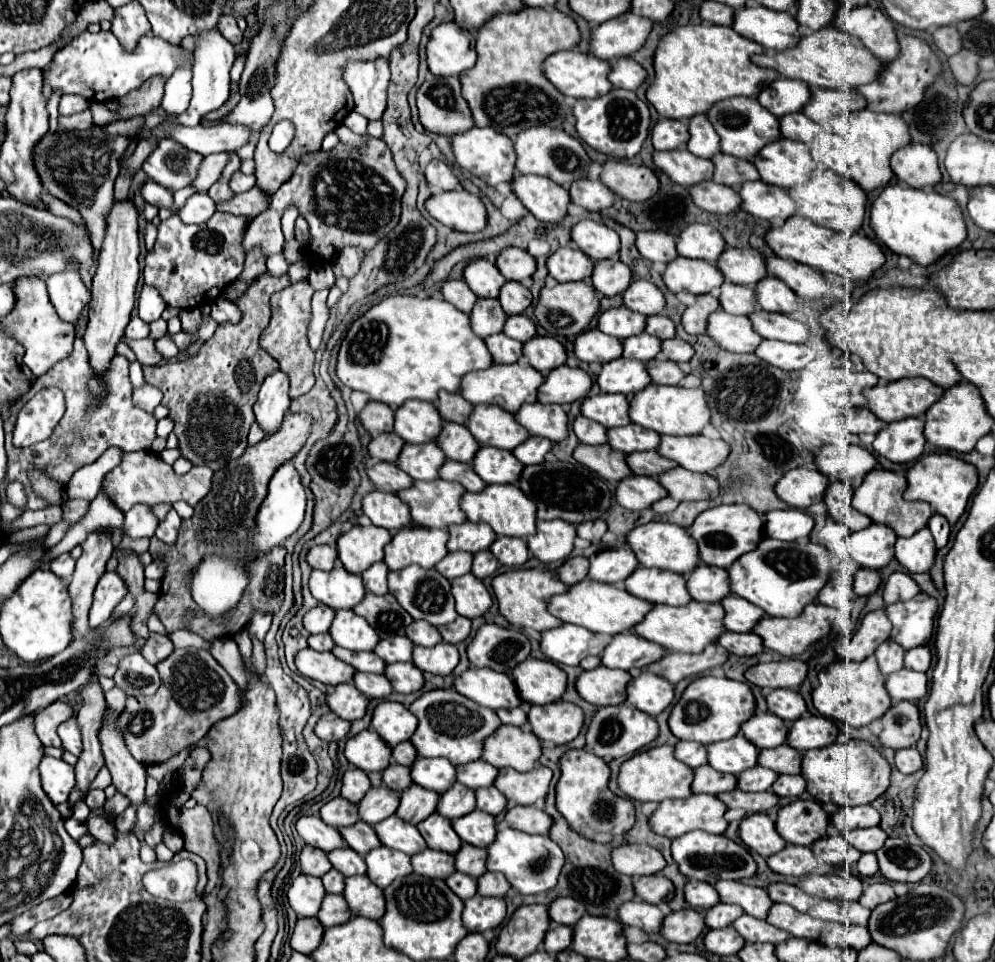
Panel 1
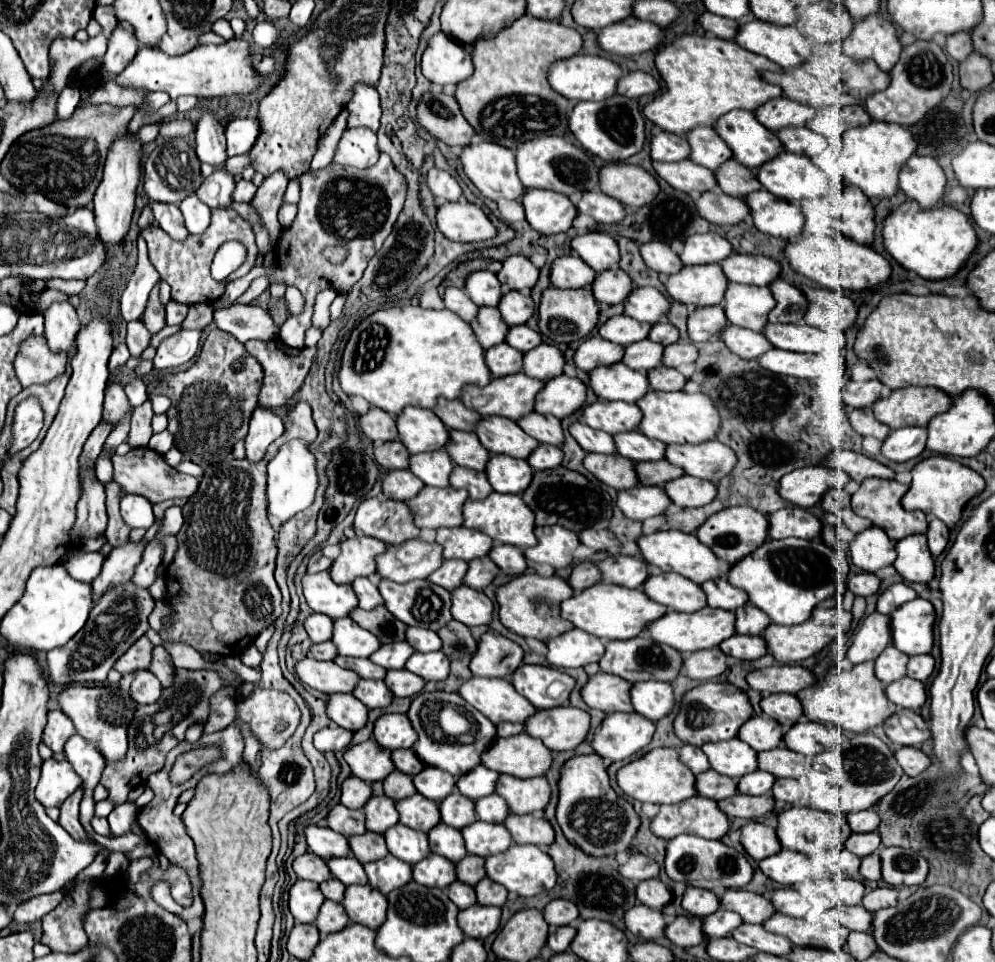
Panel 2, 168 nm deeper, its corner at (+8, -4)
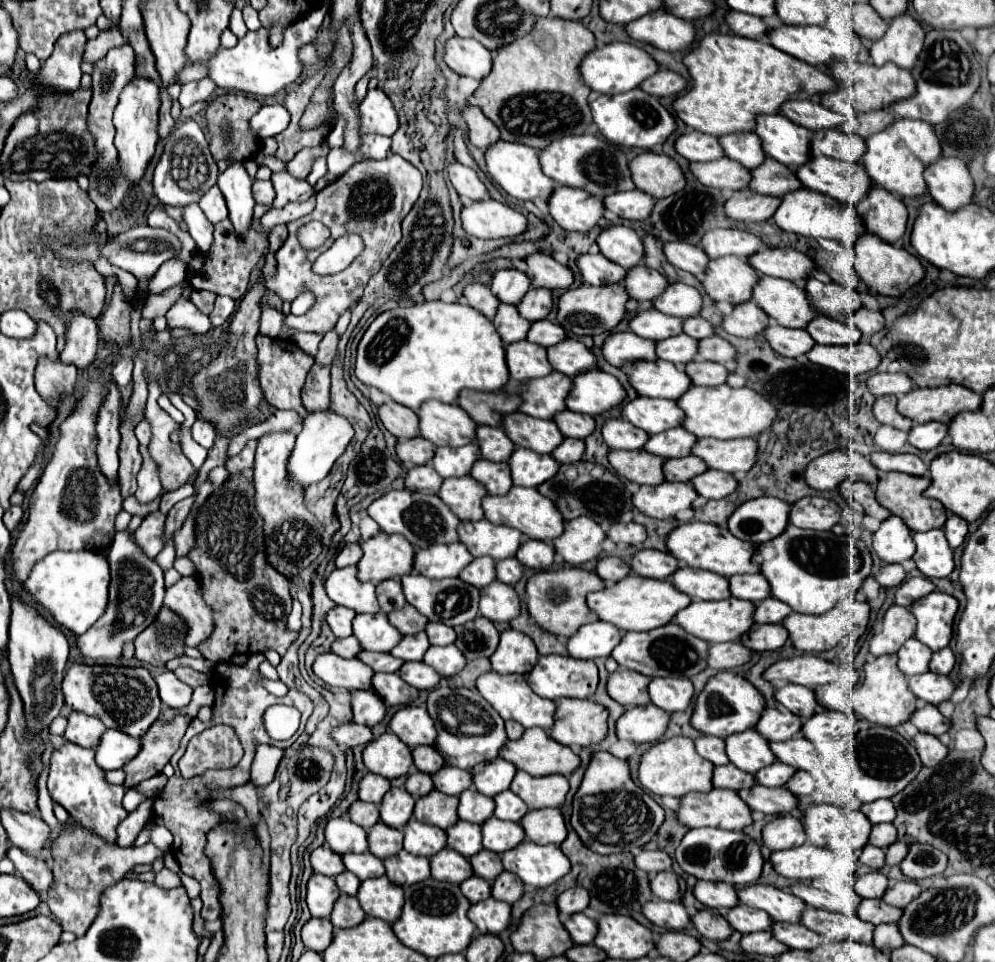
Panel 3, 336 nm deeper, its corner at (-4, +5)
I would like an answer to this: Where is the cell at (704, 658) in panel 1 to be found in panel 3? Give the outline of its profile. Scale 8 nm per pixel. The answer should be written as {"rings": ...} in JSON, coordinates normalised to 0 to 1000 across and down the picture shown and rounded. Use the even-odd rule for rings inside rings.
{"rings":[[[741,666],[721,668],[721,670],[713,670],[711,693],[717,693],[721,698],[729,698],[729,695],[749,691],[753,687],[753,683],[755,683],[755,675],[747,673]]]}

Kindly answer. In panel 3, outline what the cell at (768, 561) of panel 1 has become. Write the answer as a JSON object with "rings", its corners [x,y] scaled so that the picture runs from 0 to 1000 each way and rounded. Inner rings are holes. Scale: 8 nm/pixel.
{"rings":[[[791,546],[791,550],[761,569],[757,585],[775,608],[775,619],[791,627],[801,637],[827,639],[839,627],[847,625],[867,608],[875,596],[875,577],[859,558],[843,558],[835,552],[815,552]]]}

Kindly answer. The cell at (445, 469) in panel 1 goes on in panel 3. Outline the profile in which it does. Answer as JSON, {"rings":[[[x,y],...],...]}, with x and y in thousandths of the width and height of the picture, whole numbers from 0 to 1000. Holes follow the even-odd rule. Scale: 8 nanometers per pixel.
{"rings":[[[479,477],[471,494],[475,494],[481,502],[485,502],[491,515],[508,515],[516,504],[510,481],[495,481],[489,477]]]}

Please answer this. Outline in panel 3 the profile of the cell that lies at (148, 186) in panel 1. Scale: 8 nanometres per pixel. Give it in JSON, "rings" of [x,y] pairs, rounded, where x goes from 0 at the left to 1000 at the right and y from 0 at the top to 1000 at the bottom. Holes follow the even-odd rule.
{"rings":[[[198,211],[184,215],[184,230],[188,234],[190,244],[196,248],[198,257],[202,261],[208,261],[212,257],[212,253],[214,253],[214,234],[202,221],[202,217],[200,217]]]}

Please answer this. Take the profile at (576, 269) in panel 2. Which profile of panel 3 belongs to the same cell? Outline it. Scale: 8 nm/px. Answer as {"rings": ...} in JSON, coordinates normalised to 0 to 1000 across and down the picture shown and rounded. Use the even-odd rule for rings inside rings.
{"rings":[[[604,263],[594,265],[582,265],[580,267],[580,278],[586,286],[586,292],[592,296],[612,296],[612,294],[624,294],[628,288],[628,280],[606,267]]]}

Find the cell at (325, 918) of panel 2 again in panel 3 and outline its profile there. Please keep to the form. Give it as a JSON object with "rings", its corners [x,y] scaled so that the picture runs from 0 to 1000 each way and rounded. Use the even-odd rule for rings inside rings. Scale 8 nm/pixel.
{"rings":[[[343,928],[339,935],[335,949],[333,949],[333,959],[337,966],[347,966],[347,964],[357,964],[367,955],[367,949],[357,932],[351,932]]]}

